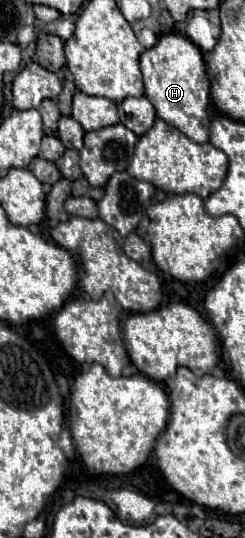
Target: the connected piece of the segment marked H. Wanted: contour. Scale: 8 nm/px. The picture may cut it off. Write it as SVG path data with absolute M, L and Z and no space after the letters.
M167 33L167 35L161 35L157 45L147 49L139 61L141 61L143 81L145 81L145 97L155 107L157 117L177 127L191 141L207 143L209 141L207 105L209 105L210 82L199 47L195 47L195 43L191 43L191 39L187 39L181 33Z

